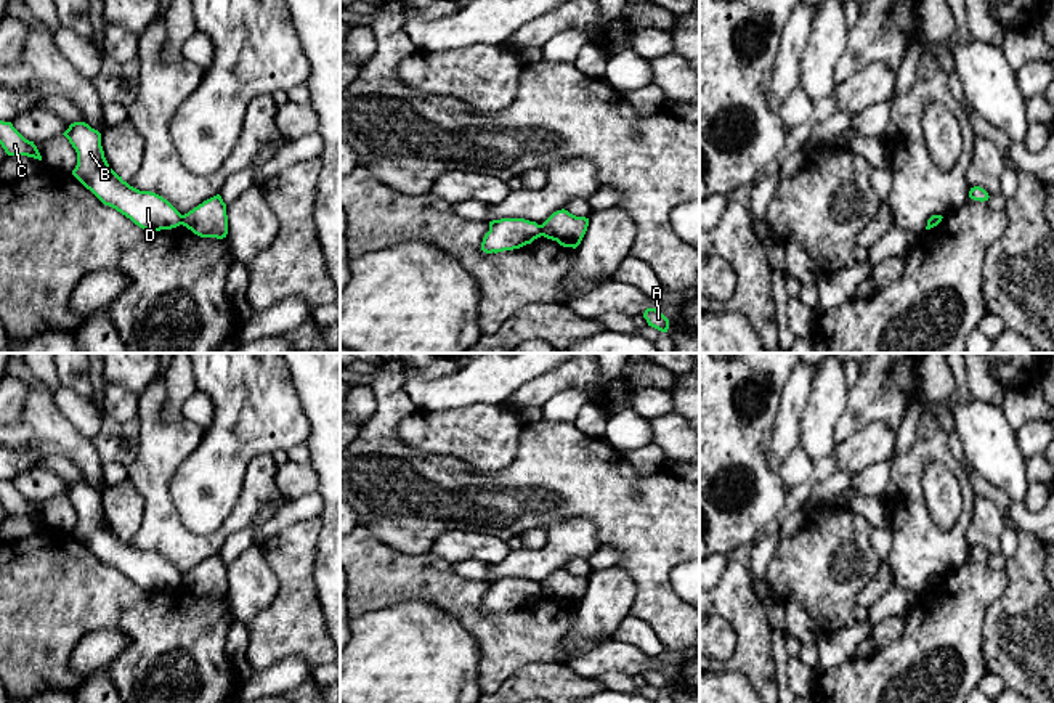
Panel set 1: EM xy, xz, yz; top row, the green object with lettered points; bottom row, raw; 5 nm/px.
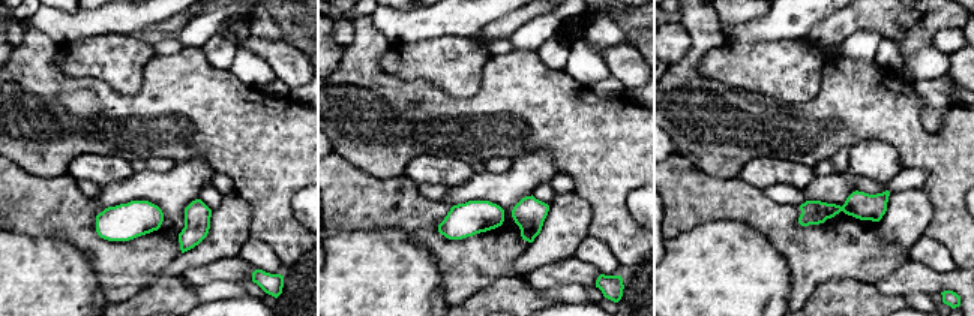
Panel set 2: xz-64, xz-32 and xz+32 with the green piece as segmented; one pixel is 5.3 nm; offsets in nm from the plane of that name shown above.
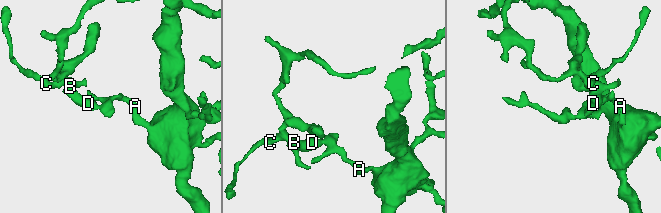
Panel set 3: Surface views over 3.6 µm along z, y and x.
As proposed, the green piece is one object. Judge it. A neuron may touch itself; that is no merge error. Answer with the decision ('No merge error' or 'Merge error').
Merge error

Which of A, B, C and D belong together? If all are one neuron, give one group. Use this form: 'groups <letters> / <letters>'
groups A / B C D

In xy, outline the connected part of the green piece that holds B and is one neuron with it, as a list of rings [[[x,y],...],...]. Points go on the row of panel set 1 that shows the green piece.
[[[74,122],[63,135],[77,152],[72,175],[104,205],[146,231],[172,230],[183,223],[183,215],[167,199],[130,186],[109,167],[98,130],[85,122]]]

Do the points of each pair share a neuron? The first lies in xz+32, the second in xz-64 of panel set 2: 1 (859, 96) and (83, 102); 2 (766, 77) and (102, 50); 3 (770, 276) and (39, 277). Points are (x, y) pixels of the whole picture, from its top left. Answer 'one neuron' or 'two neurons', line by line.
1: two neurons
2: one neuron
3: one neuron

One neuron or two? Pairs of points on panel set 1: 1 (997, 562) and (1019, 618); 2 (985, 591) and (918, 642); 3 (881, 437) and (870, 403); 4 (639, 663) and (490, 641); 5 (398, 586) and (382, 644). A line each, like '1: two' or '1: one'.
1: two
2: one
3: two
4: two
5: two

